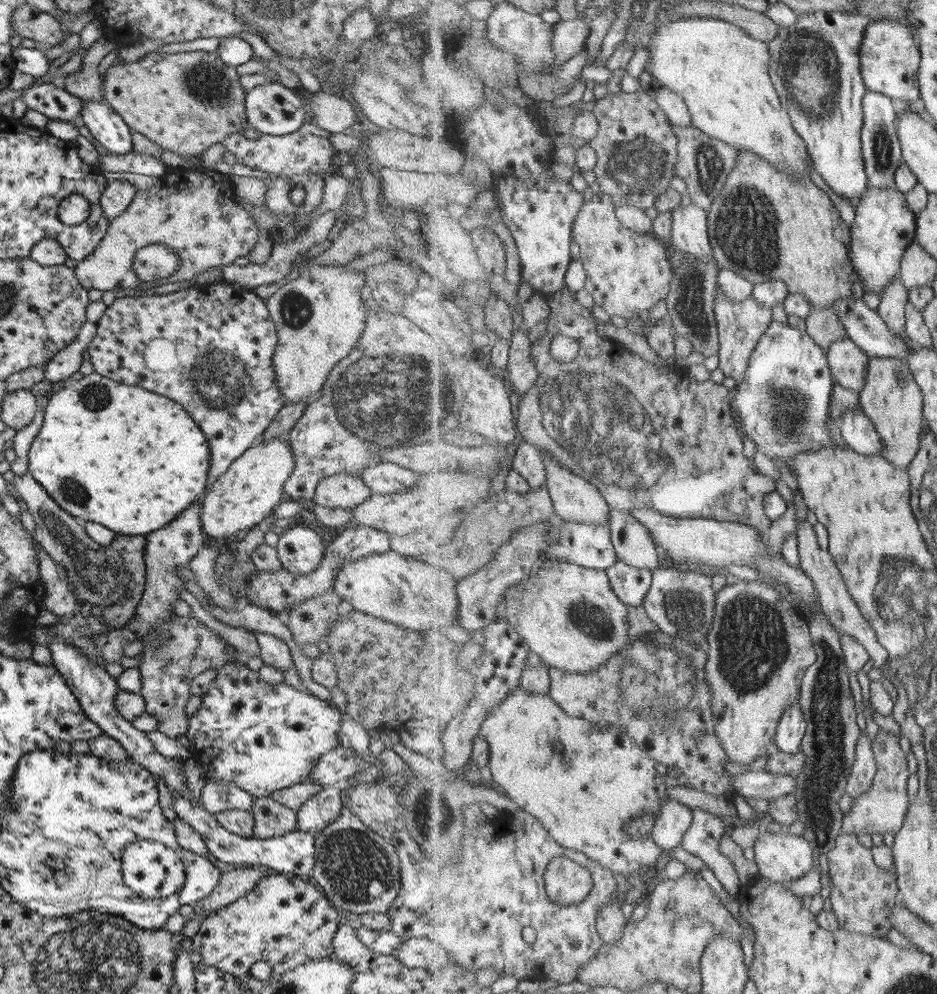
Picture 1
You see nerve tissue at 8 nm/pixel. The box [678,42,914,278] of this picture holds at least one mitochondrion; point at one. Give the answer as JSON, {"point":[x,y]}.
{"point":[746,227]}

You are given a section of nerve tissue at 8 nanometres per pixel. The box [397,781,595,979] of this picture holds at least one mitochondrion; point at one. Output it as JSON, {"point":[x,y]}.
{"point":[432,829]}

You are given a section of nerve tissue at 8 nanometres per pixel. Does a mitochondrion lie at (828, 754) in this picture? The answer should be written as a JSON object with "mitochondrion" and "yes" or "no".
{"mitochondrion":"yes"}

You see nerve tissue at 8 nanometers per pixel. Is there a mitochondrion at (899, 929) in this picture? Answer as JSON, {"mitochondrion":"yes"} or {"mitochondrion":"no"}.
{"mitochondrion":"no"}

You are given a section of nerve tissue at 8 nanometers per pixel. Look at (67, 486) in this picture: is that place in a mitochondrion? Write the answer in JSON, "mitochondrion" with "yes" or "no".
{"mitochondrion":"yes"}

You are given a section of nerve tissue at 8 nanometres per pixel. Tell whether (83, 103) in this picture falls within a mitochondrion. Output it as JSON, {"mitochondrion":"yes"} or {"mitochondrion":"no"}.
{"mitochondrion":"no"}

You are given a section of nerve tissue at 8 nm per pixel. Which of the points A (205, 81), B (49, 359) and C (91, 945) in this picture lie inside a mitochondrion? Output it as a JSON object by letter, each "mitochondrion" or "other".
{"A":"mitochondrion","B":"other","C":"mitochondrion"}

